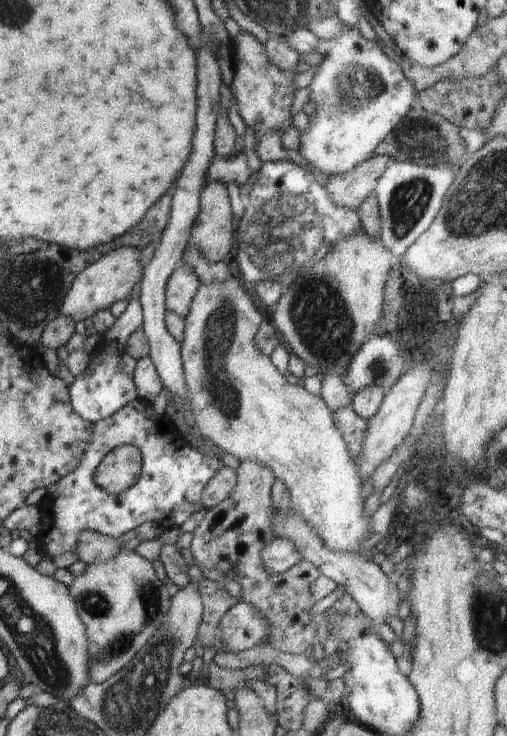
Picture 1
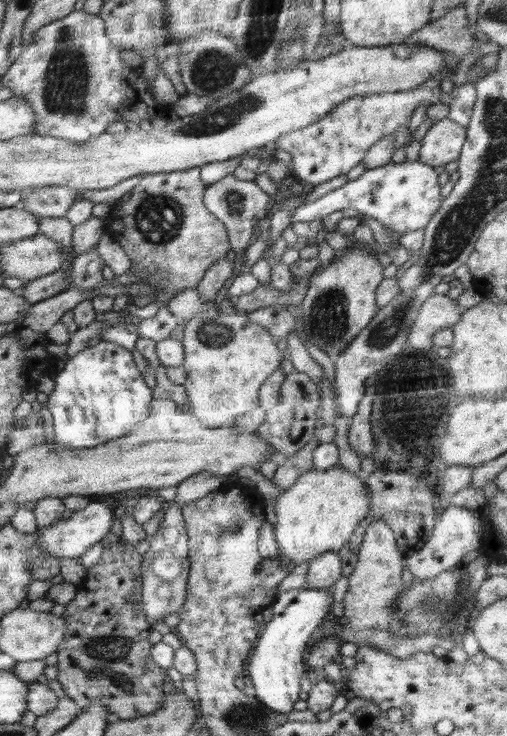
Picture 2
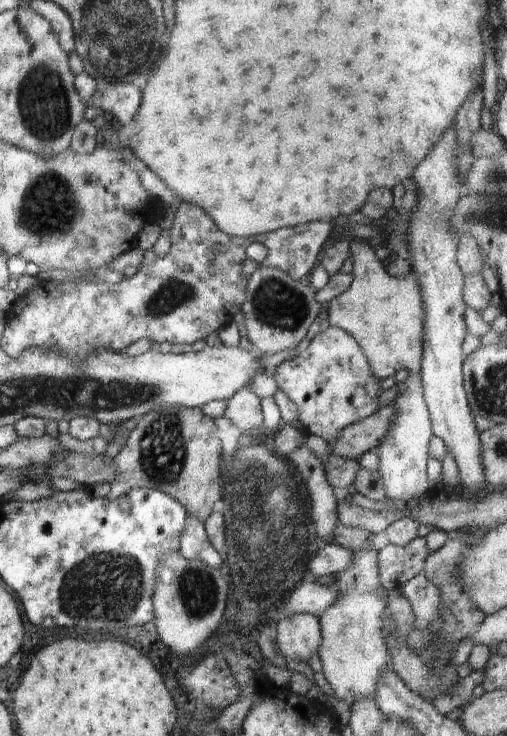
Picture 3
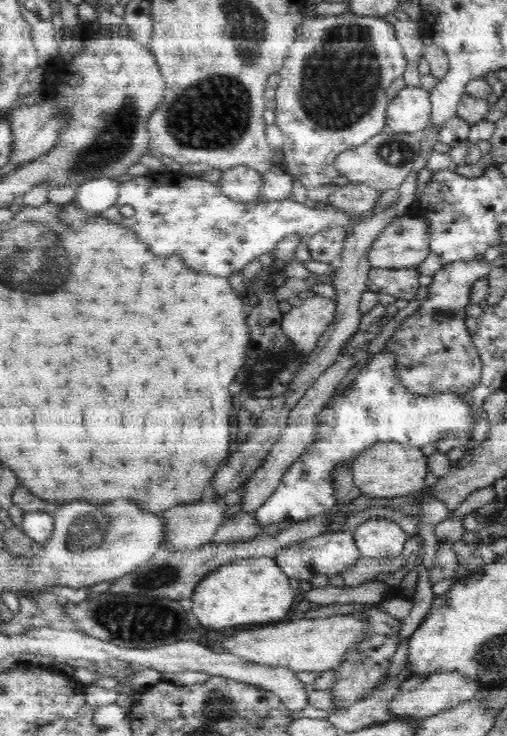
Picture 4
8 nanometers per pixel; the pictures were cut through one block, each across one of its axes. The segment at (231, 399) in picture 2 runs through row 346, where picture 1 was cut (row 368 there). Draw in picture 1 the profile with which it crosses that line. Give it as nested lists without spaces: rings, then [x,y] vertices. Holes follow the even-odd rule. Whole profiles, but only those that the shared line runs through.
[[[230,275],[225,281],[200,283],[197,293],[192,299],[188,314],[185,316],[185,329],[180,344],[185,381],[189,388],[189,395],[191,396],[189,401],[190,406],[187,408],[189,418],[191,419],[191,426],[198,434],[203,434],[207,440],[211,440],[214,446],[233,454],[240,461],[242,459],[254,459],[268,465],[274,471],[275,478],[282,480],[288,487],[289,493],[291,494],[291,508],[294,509],[297,514],[302,515],[317,530],[317,534],[321,536],[321,539],[324,541],[324,544],[327,544],[328,548],[341,553],[348,551],[351,553],[364,553],[362,551],[364,550],[363,544],[366,543],[368,537],[367,532],[371,516],[367,517],[364,513],[364,502],[366,499],[362,501],[361,490],[363,480],[361,479],[361,474],[358,472],[356,461],[350,456],[343,436],[338,432],[334,424],[333,412],[328,408],[328,405],[322,398],[320,398],[320,395],[310,393],[289,376],[282,374],[278,368],[274,366],[271,358],[262,354],[262,352],[257,349],[255,345],[255,334],[258,332],[262,321],[263,316],[260,315],[254,302],[250,299],[246,284],[234,277],[234,275]]]

